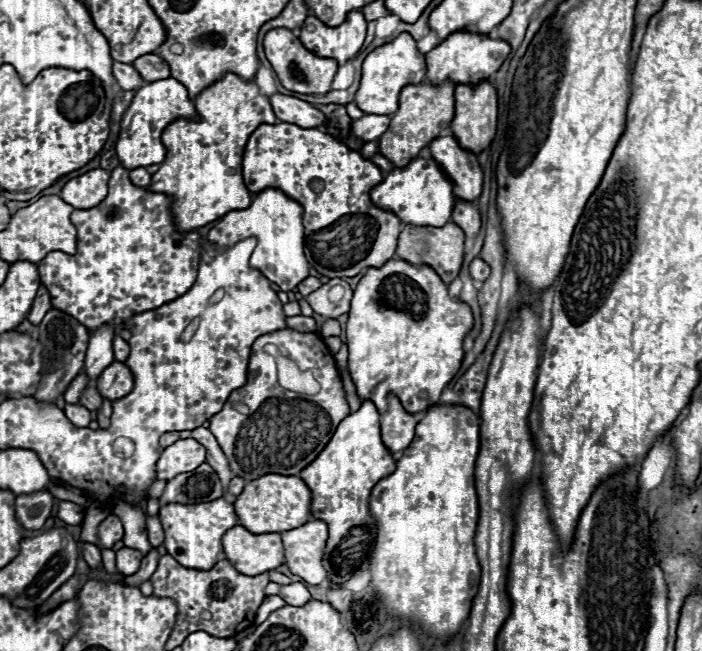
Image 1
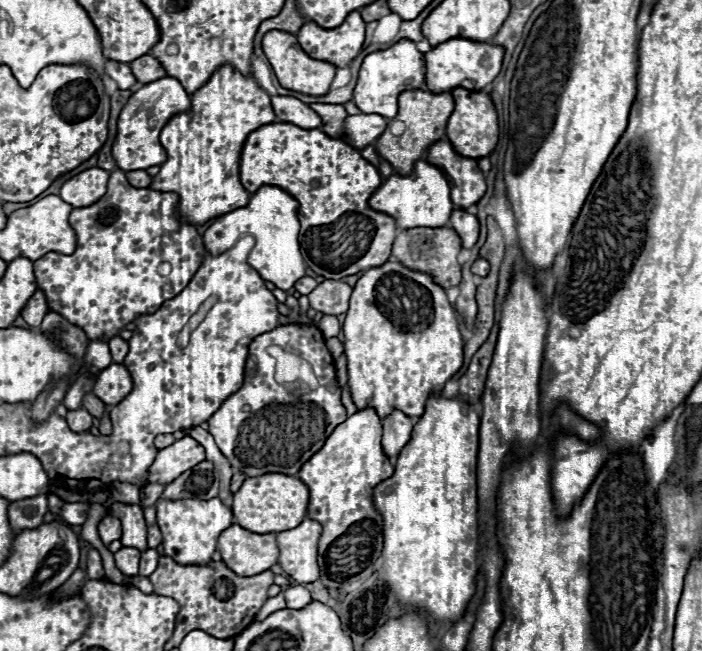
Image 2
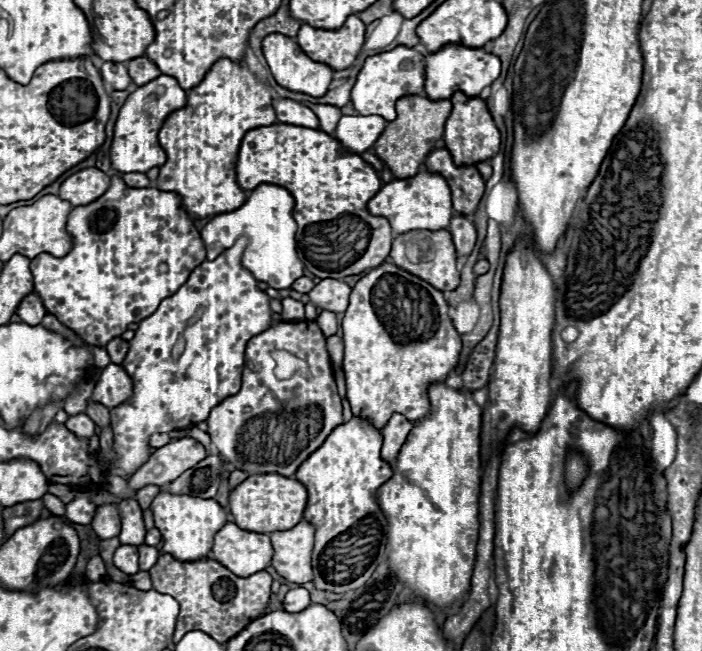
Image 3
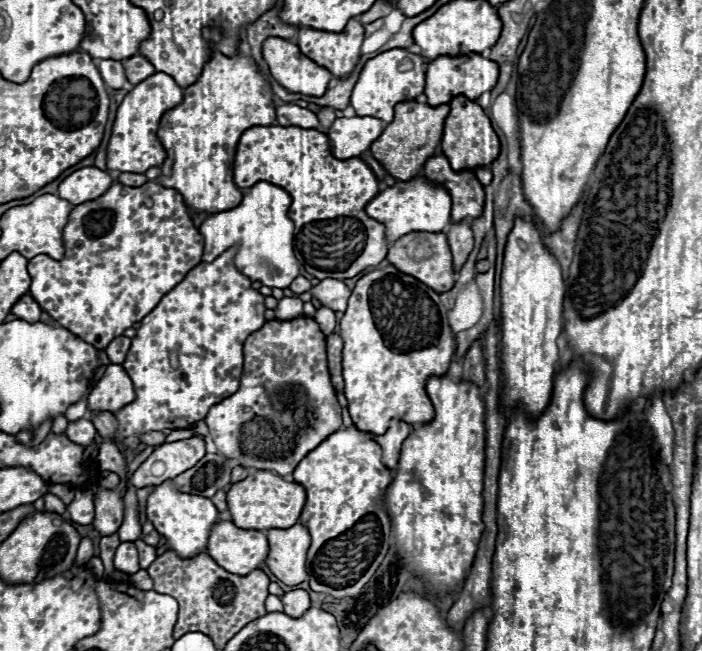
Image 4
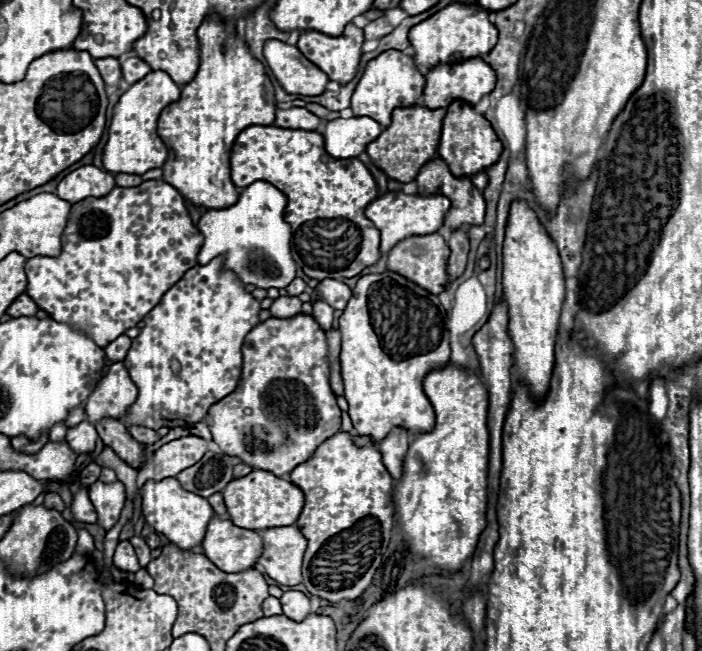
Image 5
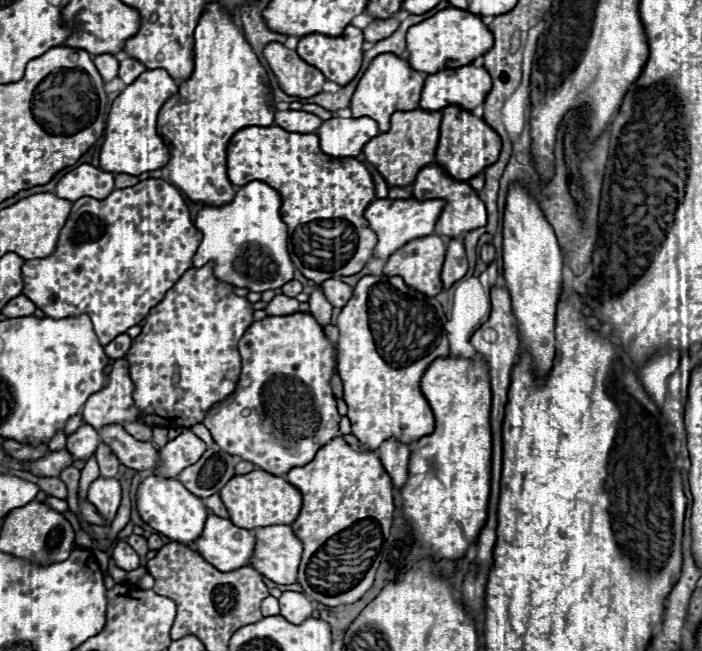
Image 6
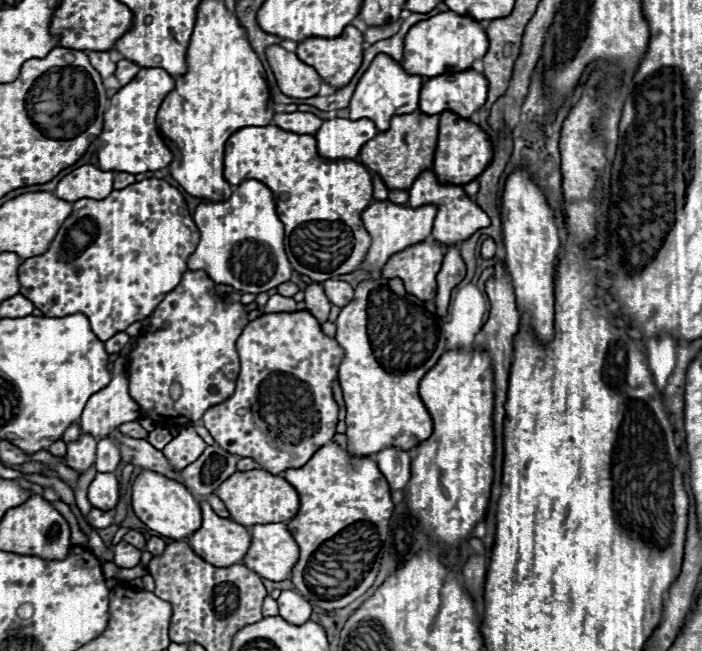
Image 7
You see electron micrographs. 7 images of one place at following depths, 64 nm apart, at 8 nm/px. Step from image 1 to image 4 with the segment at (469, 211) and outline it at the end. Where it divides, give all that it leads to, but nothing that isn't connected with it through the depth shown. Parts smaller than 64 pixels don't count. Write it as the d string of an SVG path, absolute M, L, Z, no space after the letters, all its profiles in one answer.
M466 220L452 222L448 226L448 242L452 248L452 256L454 256L454 270L460 270L462 264L466 262L468 254L474 248L474 234L472 234L470 222L466 222Z

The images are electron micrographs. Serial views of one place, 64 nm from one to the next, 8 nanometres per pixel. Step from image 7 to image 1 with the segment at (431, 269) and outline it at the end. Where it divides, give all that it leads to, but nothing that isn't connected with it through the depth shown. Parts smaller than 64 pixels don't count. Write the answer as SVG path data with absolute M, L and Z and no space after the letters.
M448 222L446 226L442 228L430 228L430 226L414 226L414 224L406 224L404 230L400 232L400 238L398 238L398 250L396 254L402 258L402 260L408 260L412 264L428 264L432 266L440 278L450 284L458 272L460 272L460 266L462 266L462 256L464 256L464 230L462 228L456 228L456 224Z

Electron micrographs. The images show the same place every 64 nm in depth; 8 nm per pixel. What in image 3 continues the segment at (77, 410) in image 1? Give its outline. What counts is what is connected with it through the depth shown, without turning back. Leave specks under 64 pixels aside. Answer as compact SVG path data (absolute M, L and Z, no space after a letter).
M76 414L76 416L68 416L66 428L70 432L74 432L78 438L90 438L94 434L96 426L94 426L94 422L86 414Z

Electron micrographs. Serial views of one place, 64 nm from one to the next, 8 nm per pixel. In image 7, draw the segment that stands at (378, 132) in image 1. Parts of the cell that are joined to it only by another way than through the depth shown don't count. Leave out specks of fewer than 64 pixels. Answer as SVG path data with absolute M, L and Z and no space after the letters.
M332 118L324 120L320 130L314 134L318 152L324 158L356 158L362 146L378 134L372 120L350 120Z

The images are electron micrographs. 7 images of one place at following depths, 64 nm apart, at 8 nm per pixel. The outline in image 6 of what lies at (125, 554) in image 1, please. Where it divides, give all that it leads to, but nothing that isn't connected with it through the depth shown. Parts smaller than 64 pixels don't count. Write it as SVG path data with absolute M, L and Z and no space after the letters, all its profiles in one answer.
M120 540L120 542L116 544L112 558L114 558L116 566L122 568L122 570L136 570L136 568L140 566L138 554L136 554L124 540Z

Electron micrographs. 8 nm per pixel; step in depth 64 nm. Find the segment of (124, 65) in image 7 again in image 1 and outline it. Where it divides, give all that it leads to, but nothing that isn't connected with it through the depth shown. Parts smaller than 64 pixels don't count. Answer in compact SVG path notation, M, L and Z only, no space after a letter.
M158 54L140 56L140 58L136 58L132 64L134 64L134 68L140 72L140 76L142 76L146 82L170 78L170 66L168 66L168 62L166 62L164 58L160 58Z

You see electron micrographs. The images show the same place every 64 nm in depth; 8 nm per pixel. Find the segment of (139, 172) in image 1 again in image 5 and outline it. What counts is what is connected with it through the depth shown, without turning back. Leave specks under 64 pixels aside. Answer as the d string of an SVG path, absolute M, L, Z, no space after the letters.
M118 174L116 176L116 186L124 186L124 188L132 188L136 184L142 184L142 176L138 174Z

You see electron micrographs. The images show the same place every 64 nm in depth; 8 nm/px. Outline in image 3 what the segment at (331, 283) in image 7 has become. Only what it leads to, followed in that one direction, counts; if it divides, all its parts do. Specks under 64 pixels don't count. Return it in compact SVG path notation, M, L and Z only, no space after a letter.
M324 278L320 284L314 286L312 292L308 292L308 296L310 296L310 302L320 310L346 312L350 290L352 288L340 280Z

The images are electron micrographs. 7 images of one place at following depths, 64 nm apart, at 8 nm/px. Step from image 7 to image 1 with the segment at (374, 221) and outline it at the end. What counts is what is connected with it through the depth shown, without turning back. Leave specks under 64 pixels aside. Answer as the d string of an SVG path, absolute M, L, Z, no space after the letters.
M414 158L408 166L394 168L378 186L370 190L370 198L378 208L394 212L404 224L434 228L452 220L452 208L456 204L452 182L434 158Z

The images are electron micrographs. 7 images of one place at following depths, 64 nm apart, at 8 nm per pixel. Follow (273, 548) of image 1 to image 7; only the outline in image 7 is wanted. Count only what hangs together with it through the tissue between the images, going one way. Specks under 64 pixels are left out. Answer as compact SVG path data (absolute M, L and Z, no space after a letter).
M200 500L200 508L202 528L188 538L192 550L218 568L240 564L252 542L248 530L228 518L216 516L206 500Z

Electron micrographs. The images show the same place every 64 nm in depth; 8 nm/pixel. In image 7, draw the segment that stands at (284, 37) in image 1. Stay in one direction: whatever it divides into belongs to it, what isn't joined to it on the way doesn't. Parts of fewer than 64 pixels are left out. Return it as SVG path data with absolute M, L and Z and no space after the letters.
M274 44L266 48L266 58L280 90L286 96L312 98L318 94L322 84L320 74L312 66L304 64L294 52L288 52L282 46Z

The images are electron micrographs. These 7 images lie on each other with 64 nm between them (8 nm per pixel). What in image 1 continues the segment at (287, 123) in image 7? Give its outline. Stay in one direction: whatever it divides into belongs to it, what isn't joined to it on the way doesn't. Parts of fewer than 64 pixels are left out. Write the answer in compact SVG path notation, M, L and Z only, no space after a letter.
M272 94L270 104L280 122L298 124L302 128L316 128L326 120L326 116L318 108L314 108L310 102L304 102L294 96Z

